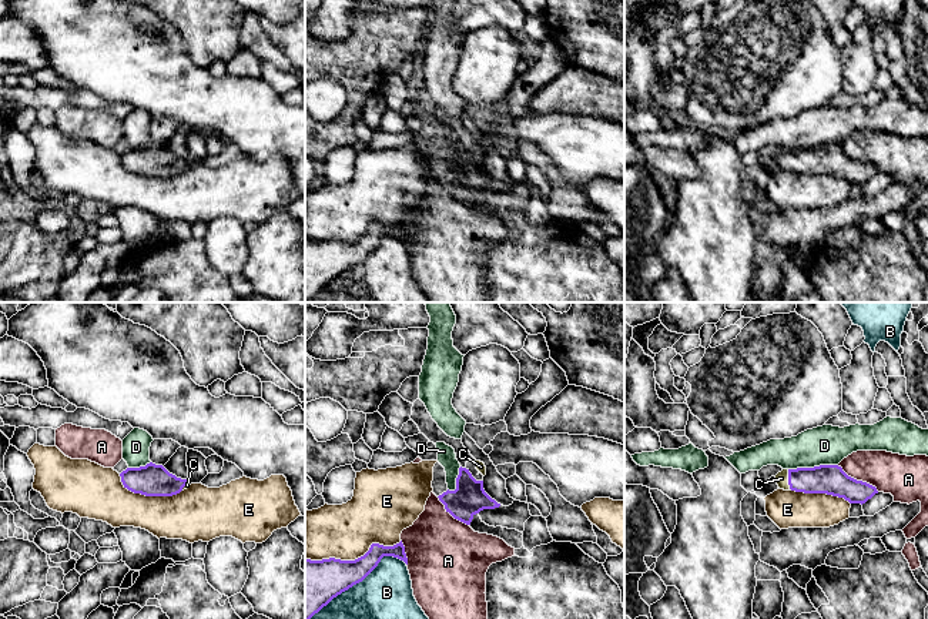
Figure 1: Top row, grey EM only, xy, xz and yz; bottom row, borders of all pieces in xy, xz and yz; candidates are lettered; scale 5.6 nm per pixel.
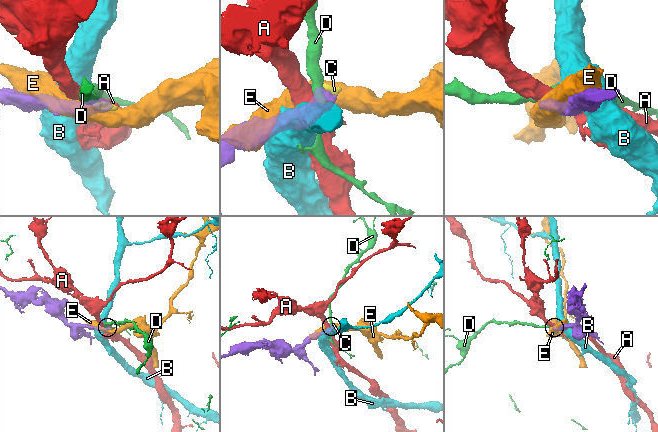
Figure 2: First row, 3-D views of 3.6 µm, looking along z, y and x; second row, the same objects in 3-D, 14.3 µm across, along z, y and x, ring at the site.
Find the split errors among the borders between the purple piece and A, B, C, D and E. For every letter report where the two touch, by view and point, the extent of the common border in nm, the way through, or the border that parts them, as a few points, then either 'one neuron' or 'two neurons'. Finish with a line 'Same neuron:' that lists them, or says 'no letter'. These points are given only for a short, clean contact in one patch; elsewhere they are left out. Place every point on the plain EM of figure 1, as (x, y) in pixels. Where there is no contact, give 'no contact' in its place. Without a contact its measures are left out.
A: yz (858, 161) | 280 nm | two neurons
B: xz (357, 263) | 650 nm | two neurons
C: yz (789, 160) | 120 nm | across yz (831, 160), (789, 160), (781, 159) | one neuron
D: yz (814, 147) | 280 nm | along yz (837, 144), (789, 150) | two neurons
E: xz (355, 240) | 550 nm | two neurons
Same neuron: C

